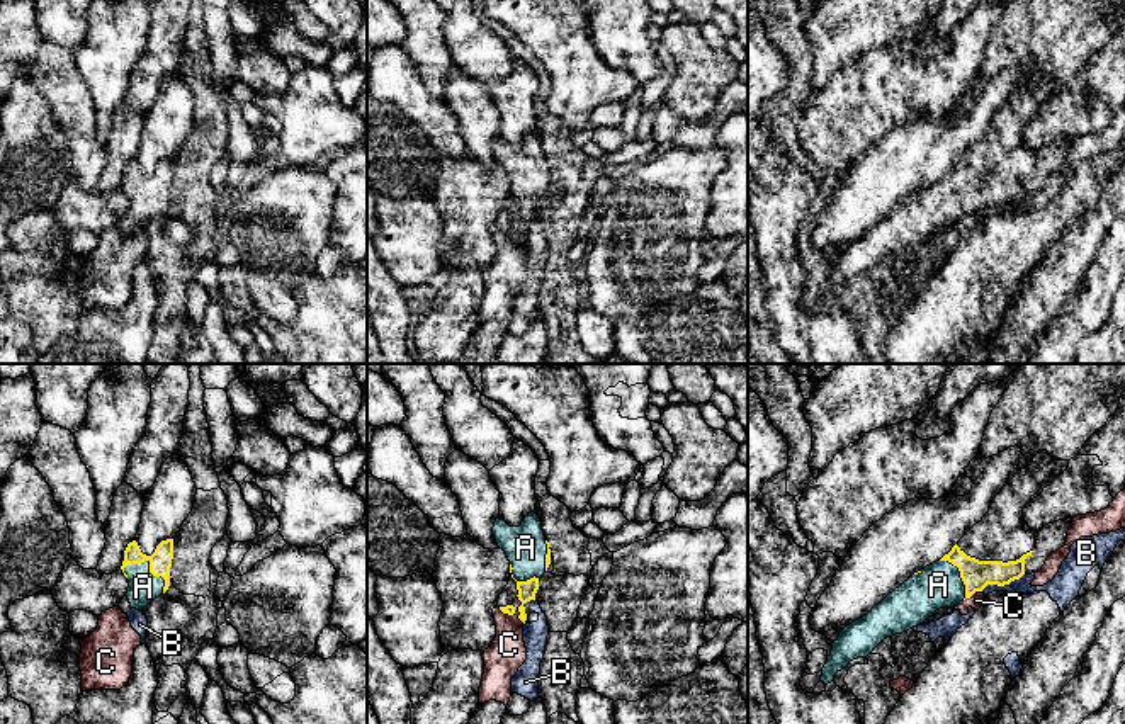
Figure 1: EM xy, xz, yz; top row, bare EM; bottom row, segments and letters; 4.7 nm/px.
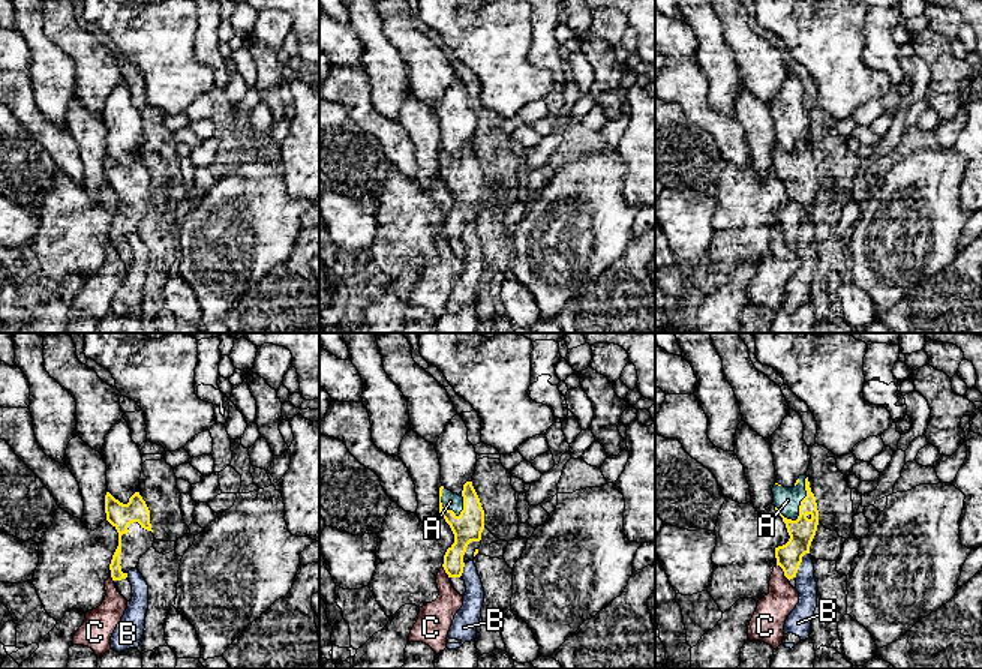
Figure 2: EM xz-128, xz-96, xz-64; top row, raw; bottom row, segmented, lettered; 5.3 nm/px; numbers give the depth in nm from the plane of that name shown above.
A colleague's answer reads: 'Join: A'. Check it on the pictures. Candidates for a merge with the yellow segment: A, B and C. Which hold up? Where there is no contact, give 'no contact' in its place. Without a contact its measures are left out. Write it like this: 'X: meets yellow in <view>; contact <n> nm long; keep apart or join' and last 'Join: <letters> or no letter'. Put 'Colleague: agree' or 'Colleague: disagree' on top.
Colleague: agree
A: meets yellow in xy; contact 240 nm long; join
B: meets yellow in yz; contact 240 nm long; keep apart
C: meets yellow in xz; contact 150 nm long; keep apart
Join: A

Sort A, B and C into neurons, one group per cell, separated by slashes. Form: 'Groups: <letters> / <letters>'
Groups: A / B / C

